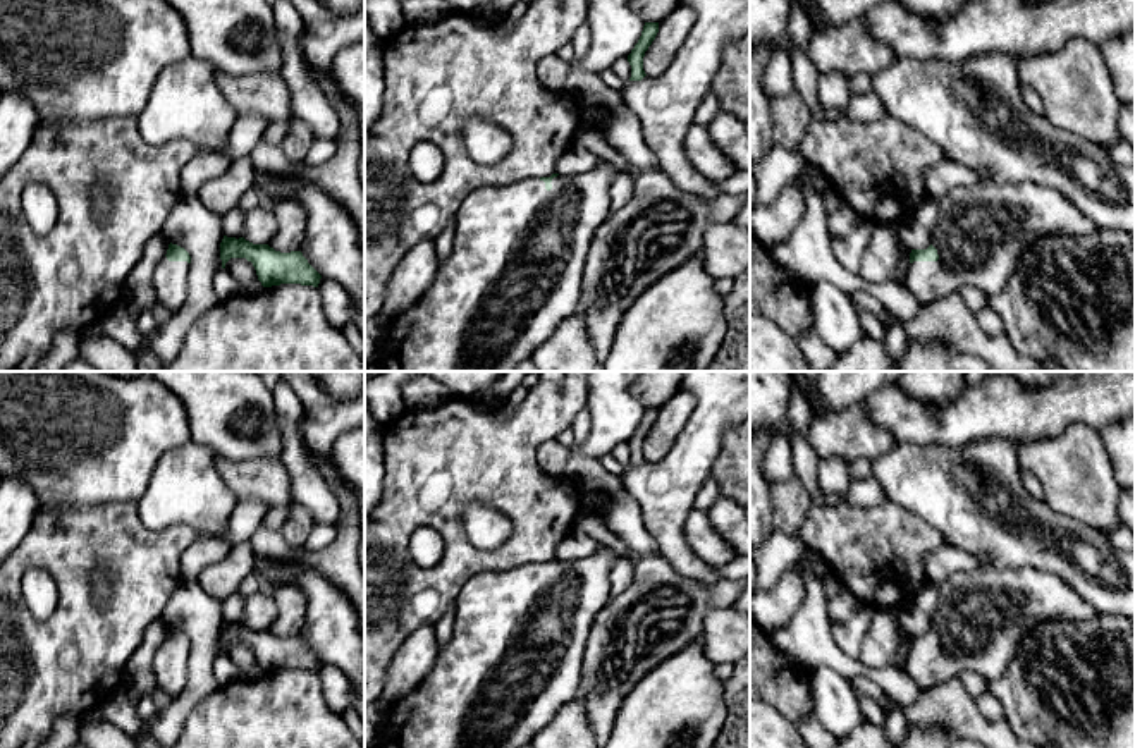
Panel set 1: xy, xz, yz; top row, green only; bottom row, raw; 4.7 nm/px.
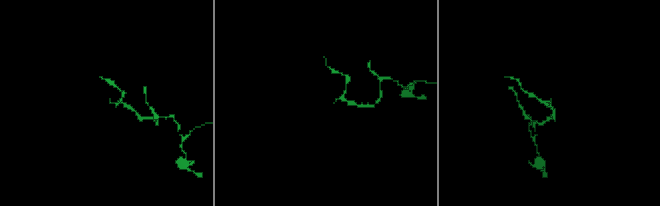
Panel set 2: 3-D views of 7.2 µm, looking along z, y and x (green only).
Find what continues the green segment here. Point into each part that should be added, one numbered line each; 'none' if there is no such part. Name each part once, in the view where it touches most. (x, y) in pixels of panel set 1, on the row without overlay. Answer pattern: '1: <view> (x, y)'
1: yz (982, 616)

